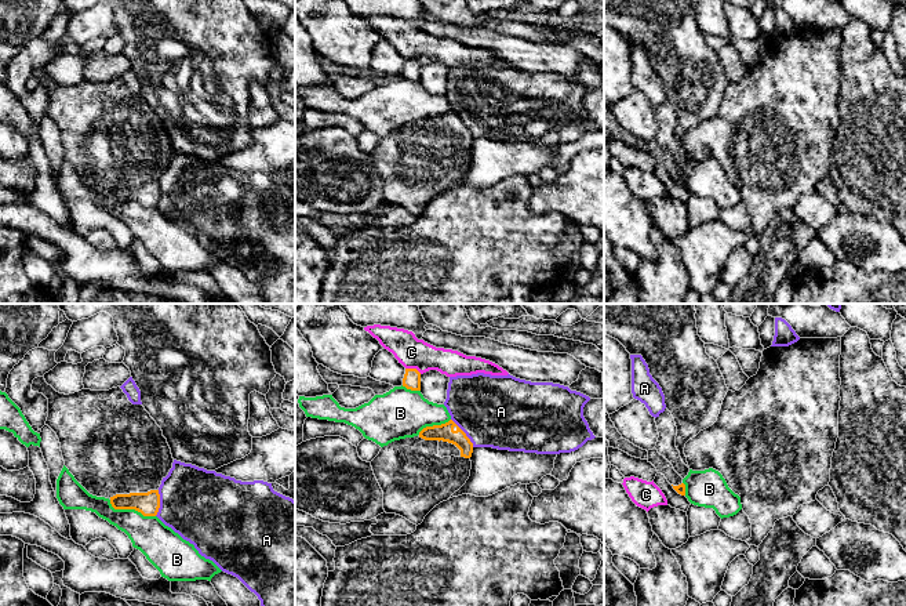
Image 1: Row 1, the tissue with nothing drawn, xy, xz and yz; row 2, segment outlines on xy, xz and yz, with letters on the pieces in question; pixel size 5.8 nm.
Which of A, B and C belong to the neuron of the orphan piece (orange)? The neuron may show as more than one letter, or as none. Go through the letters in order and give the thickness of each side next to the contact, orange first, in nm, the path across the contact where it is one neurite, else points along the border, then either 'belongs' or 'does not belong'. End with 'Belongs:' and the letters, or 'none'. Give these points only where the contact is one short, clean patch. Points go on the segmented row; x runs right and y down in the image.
A: 100 nm thick on the orange side, 440 nm on the other; border along xz (451, 418), (473, 446); does not belong
B: 140 nm thick on the orange side, 220 nm on the other; does not belong
C: 100 nm thick on the orange side, 180 nm on the other; border along xz (406, 367), (414, 367), (421, 373); does not belong
Belongs: none

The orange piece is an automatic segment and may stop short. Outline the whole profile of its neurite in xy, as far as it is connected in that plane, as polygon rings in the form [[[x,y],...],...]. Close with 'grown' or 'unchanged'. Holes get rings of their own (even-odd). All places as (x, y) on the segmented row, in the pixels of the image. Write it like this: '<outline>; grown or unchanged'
[[[44,377],[33,380],[32,392],[48,399],[48,425],[58,436],[65,467],[92,496],[110,500],[114,509],[135,509],[156,516],[159,487],[172,468],[172,454],[161,428],[142,404],[132,404],[120,387],[59,393]]]; grown

